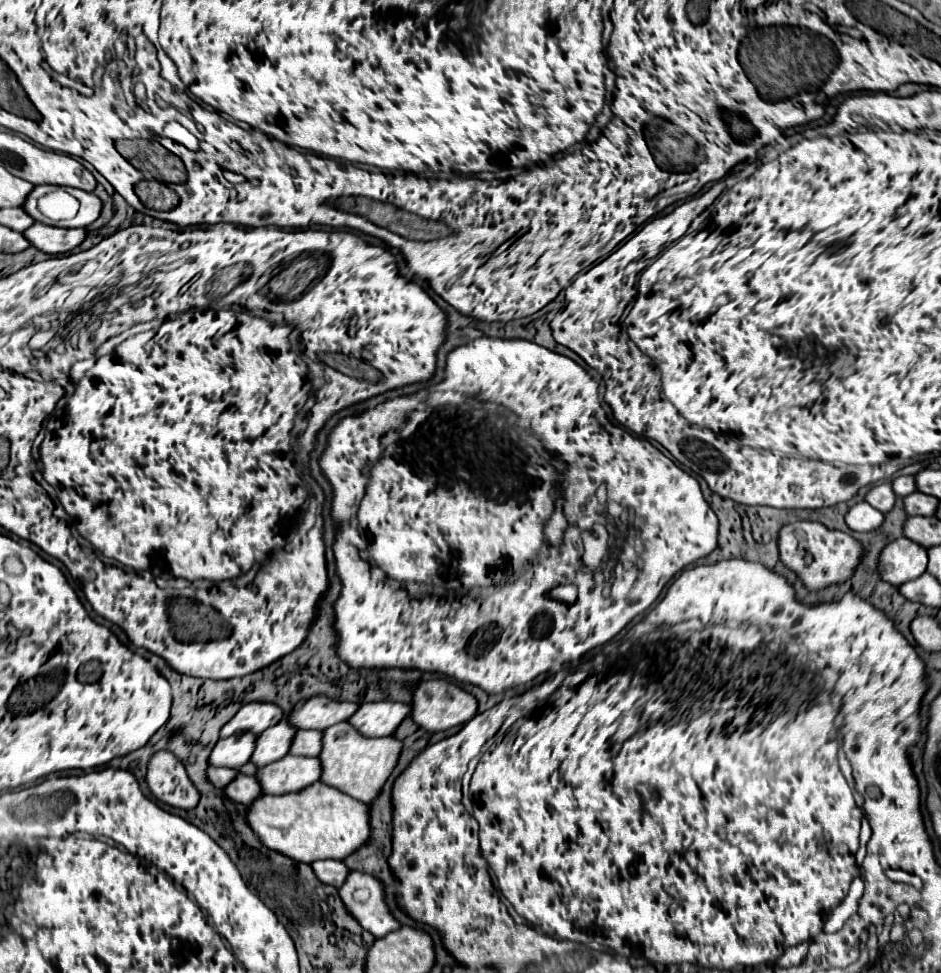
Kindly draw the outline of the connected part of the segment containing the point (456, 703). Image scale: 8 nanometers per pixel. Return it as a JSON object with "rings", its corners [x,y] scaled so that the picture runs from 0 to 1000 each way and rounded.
{"rings":[[[456,699],[447,701],[439,711],[439,732],[437,738],[456,752],[473,752],[486,746],[496,744],[507,734],[507,717],[501,711],[490,709],[488,705],[475,699]]]}

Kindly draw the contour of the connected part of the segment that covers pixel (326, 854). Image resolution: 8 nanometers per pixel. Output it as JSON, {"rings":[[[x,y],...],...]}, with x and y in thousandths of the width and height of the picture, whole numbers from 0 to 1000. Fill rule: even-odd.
{"rings":[[[333,806],[320,814],[299,818],[277,818],[265,828],[265,847],[269,847],[277,865],[286,872],[307,878],[311,884],[333,888],[335,884],[367,884],[377,874],[386,872],[394,861],[394,828],[373,820],[371,816],[348,808]]]}

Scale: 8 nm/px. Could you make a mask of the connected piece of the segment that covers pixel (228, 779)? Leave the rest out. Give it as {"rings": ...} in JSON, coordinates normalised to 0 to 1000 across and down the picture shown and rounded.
{"rings":[[[222,787],[222,802],[226,802],[226,806],[231,806],[231,810],[239,810],[243,808],[250,800],[252,800],[254,791],[248,791],[248,789],[228,789],[228,787]]]}

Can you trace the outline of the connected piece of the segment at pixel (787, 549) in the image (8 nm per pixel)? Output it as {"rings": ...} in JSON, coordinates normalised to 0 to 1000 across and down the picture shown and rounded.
{"rings":[[[853,534],[847,539],[836,539],[828,547],[828,576],[849,592],[858,608],[870,608],[900,598],[909,590],[909,584],[915,580],[919,567],[919,559],[906,553],[906,549],[879,543],[872,536]]]}

